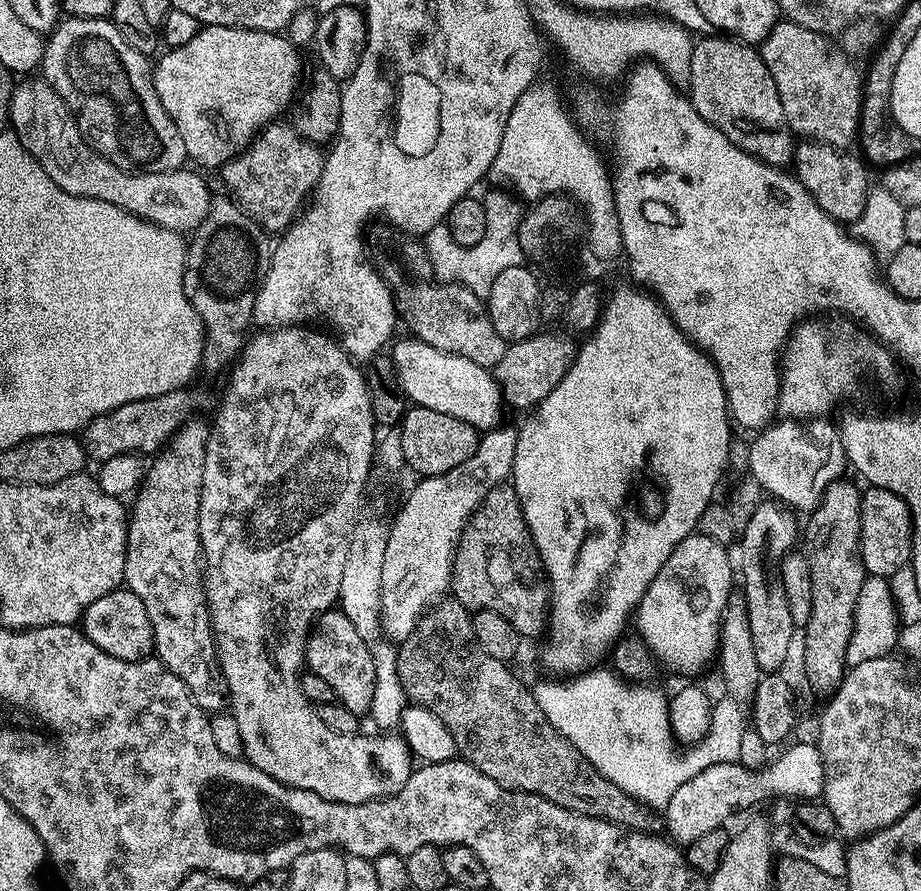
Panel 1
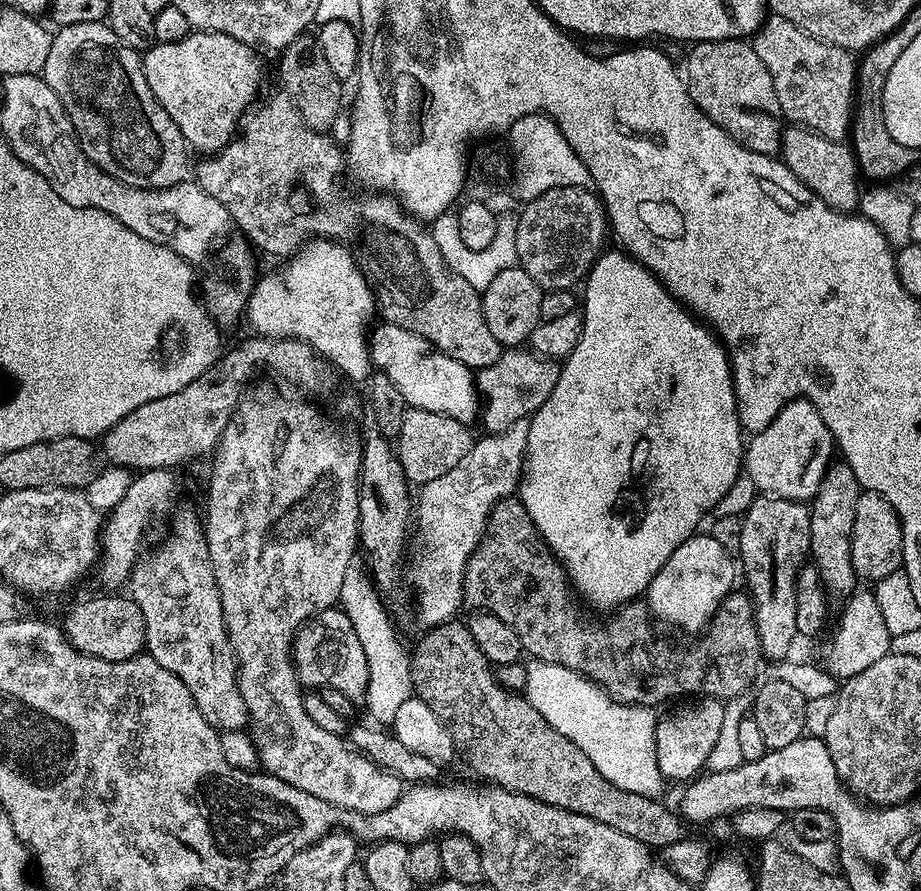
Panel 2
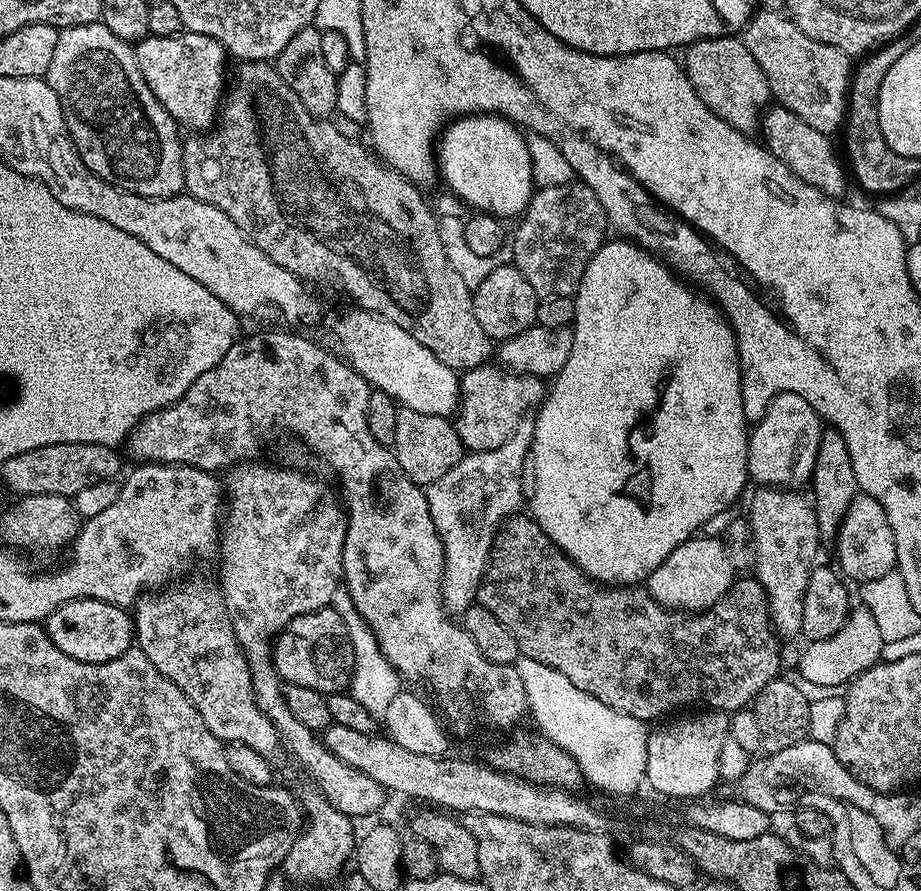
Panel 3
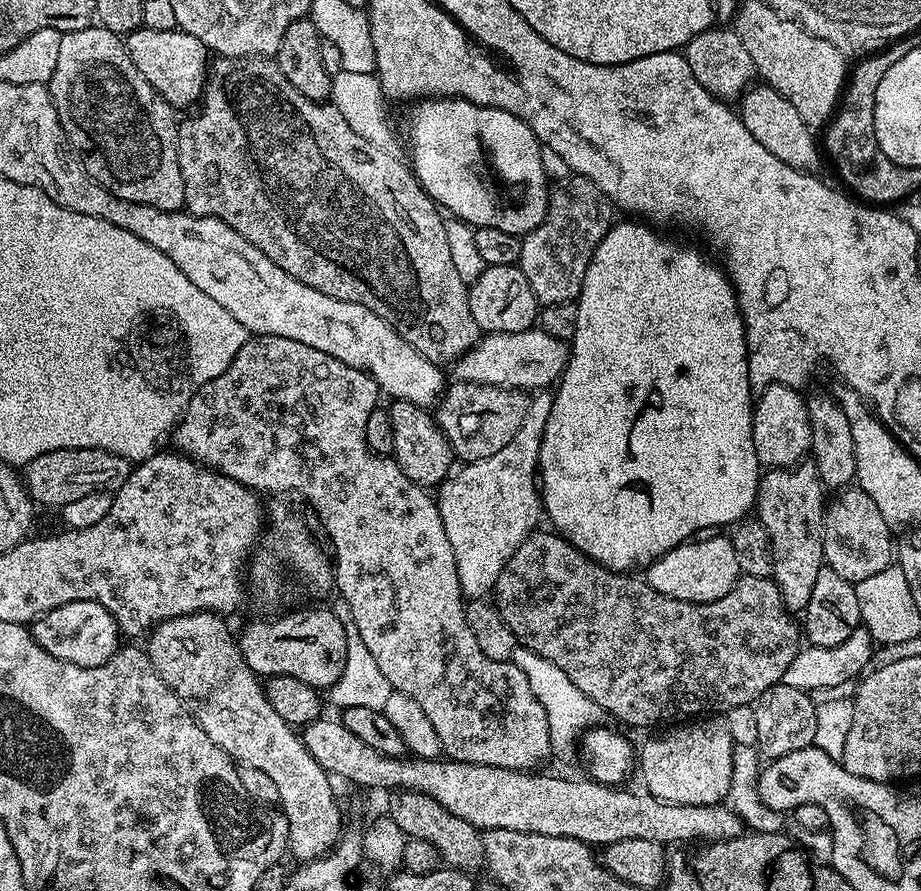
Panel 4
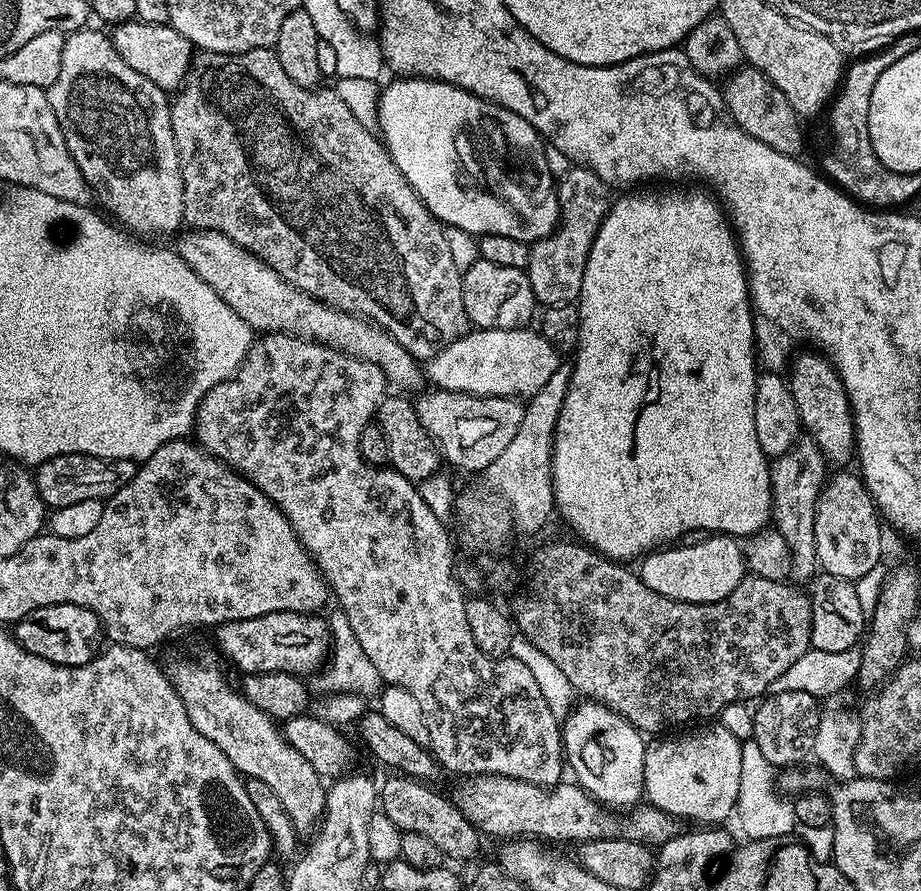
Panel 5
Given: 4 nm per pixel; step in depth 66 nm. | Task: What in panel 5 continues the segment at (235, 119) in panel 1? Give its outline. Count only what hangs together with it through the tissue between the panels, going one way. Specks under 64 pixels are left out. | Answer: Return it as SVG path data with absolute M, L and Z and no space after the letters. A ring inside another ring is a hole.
M133 18L124 24L115 25L110 35L114 50L122 54L122 62L126 62L126 66L131 66L138 70L138 74L150 78L150 82L154 82L154 86L164 92L172 94L179 89L188 74L194 46L189 40L182 38L182 34L178 34L178 30L174 30L171 24L151 24Z

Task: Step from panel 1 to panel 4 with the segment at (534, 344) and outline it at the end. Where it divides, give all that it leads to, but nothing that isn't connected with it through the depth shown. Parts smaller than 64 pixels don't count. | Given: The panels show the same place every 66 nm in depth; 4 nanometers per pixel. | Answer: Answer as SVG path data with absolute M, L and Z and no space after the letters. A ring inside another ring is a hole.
M456 380L445 387L434 415L436 423L444 431L453 453L461 461L471 462L498 454L506 442L518 433L526 415L529 393L519 388L499 388L489 384L476 384Z

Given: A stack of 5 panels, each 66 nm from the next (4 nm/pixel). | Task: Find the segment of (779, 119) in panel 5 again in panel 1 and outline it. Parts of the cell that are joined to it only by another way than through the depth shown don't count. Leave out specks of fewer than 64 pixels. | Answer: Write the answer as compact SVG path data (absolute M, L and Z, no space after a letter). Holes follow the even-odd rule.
M800 142L795 145L792 153L792 164L796 179L806 186L806 190L822 206L827 216L841 222L855 222L863 214L866 207L867 194L870 189L868 182L869 169L863 159L855 160L847 156L847 151L831 148L819 142Z

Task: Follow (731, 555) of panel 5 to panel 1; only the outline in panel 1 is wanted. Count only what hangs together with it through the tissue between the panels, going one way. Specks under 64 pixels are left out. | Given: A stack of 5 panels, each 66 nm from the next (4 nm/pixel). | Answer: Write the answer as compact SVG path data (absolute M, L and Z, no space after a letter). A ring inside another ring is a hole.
M699 534L687 536L662 562L662 570L654 574L654 582L646 590L640 603L634 609L634 624L639 639L644 641L653 657L661 665L664 664L672 672L681 672L684 678L692 678L695 672L700 672L708 663L715 661L720 646L720 619L728 601L728 595L733 592L734 560L728 557L729 549L723 544L714 542L714 538L706 538Z

